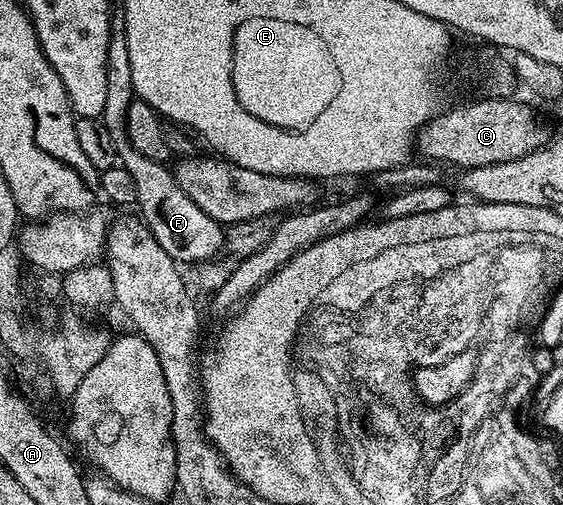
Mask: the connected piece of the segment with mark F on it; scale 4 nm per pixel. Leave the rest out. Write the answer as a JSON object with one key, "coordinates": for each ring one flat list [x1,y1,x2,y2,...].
{"coordinates":[[112,17,107,57,109,77,101,121,105,124,105,128,109,128,109,136,113,140,118,161,129,172,129,176,133,176,134,205,139,206,138,217,153,232,153,240,157,240,157,244,161,244,161,248,169,252,169,256,176,264,184,264,183,262,198,264,218,259,225,246,225,230,221,223,205,216,205,212,201,212,201,208,197,208,197,204,193,204,193,200,189,200,189,196,181,192,170,165,149,160,149,156,141,156,141,152,137,152,137,148,129,144,125,116,129,104,137,98,133,88,133,68,129,68,131,48,132,43,129,41,122,17]]}

